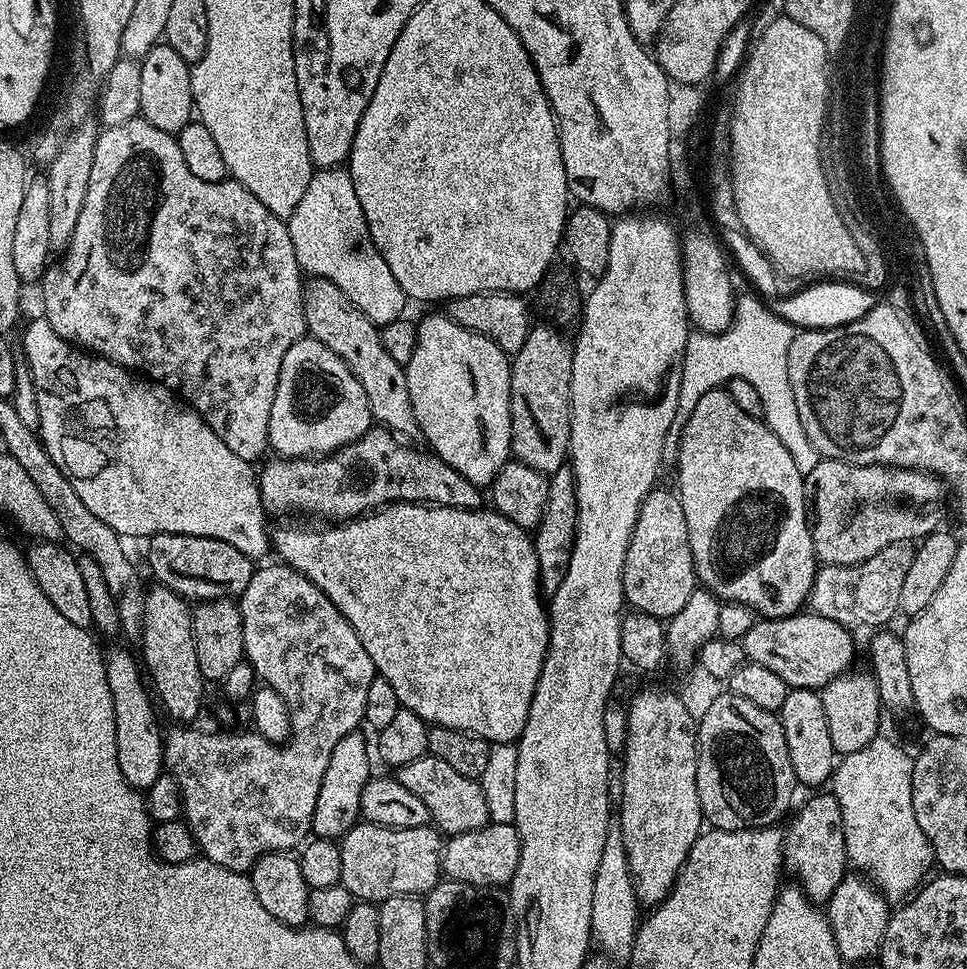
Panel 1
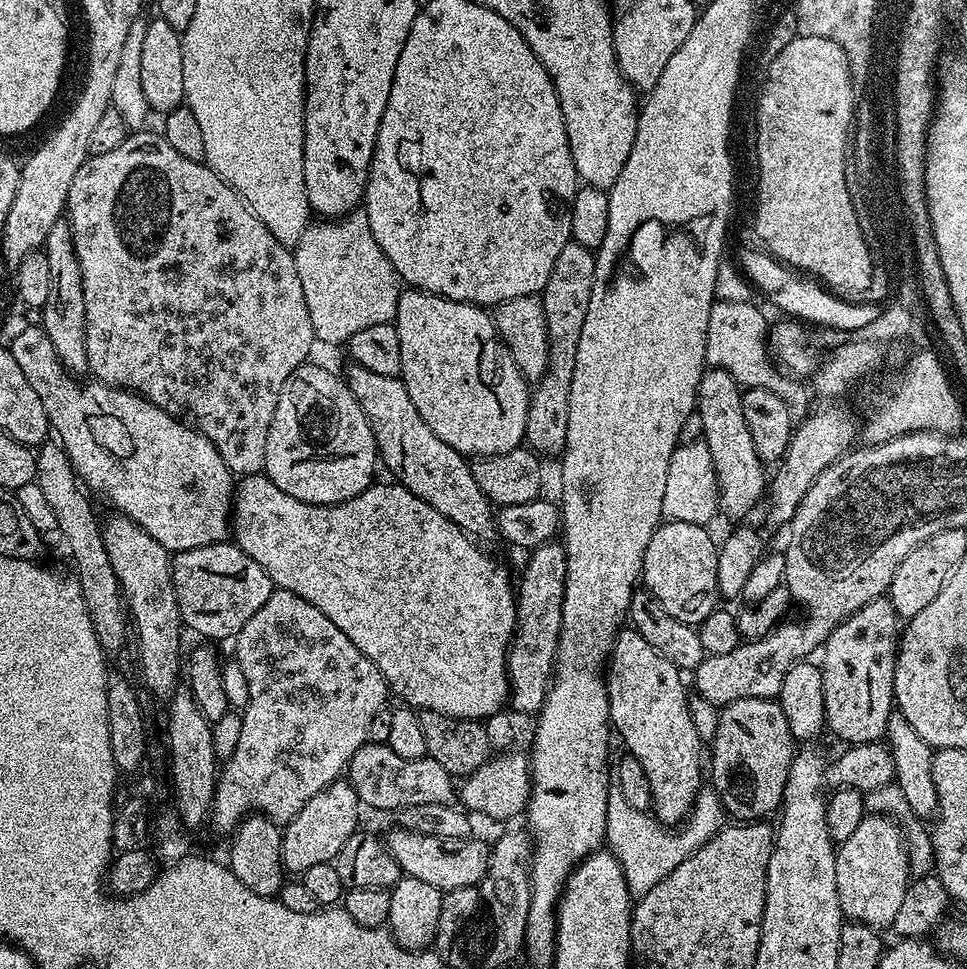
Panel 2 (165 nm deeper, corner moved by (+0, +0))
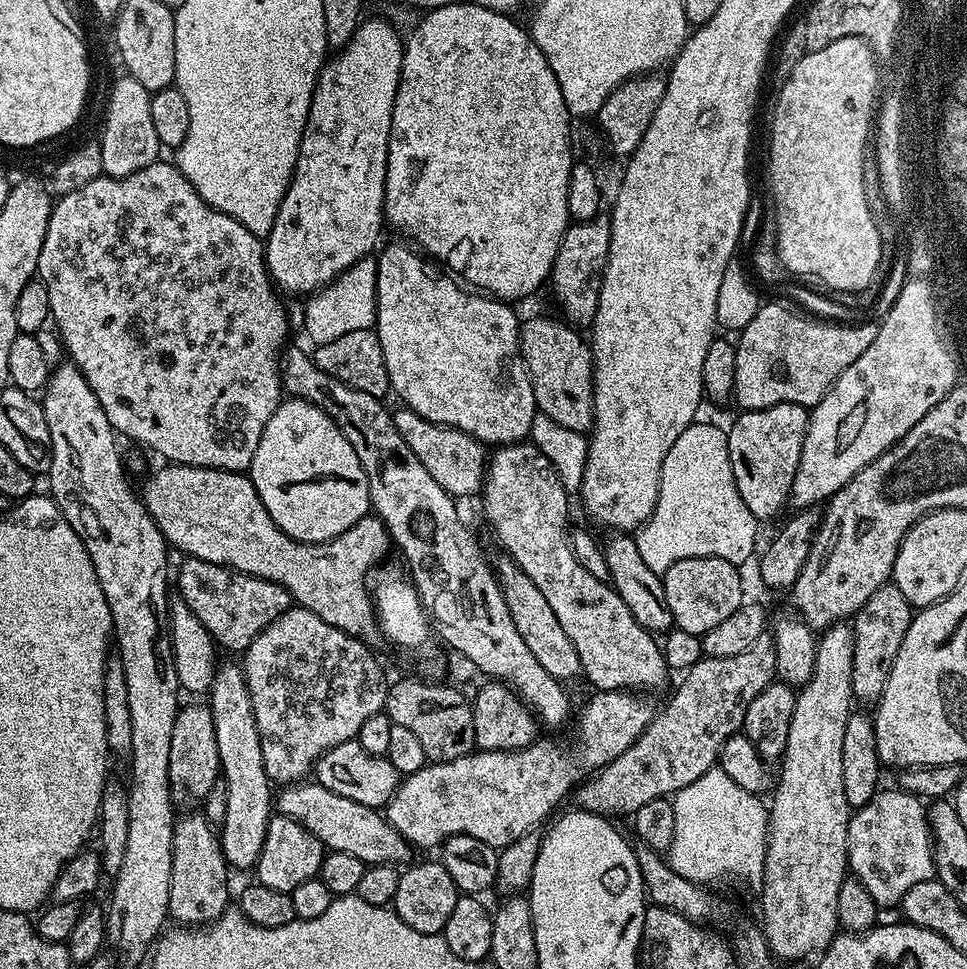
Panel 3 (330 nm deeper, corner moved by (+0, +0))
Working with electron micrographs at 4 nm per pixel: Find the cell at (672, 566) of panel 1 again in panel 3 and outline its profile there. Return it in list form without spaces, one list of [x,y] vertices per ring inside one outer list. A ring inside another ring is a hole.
[[[716,557],[682,558],[662,573],[666,602],[670,606],[672,623],[677,629],[701,637],[714,630],[718,622],[730,618],[738,606],[745,603],[741,569]]]

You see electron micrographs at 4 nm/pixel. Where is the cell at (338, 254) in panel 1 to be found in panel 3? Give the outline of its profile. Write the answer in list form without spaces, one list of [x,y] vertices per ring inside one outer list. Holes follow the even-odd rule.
[[[372,258],[360,260],[347,268],[337,280],[331,280],[323,288],[307,297],[308,305],[304,308],[304,332],[312,339],[313,345],[334,342],[334,338],[342,338],[342,334],[350,334],[353,330],[372,328],[376,322],[376,261]]]

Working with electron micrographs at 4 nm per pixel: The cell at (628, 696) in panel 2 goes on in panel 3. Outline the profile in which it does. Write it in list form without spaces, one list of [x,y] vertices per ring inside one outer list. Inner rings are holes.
[[[531,442],[518,444],[505,444],[497,447],[491,453],[486,464],[484,477],[484,516],[501,544],[503,551],[520,569],[538,586],[538,590],[546,598],[550,610],[558,617],[562,630],[574,642],[574,650],[578,650],[580,671],[583,679],[593,684],[593,689],[601,692],[618,692],[621,690],[639,690],[649,694],[655,688],[660,688],[668,680],[670,669],[664,660],[663,647],[658,643],[657,637],[639,624],[626,610],[626,602],[616,593],[611,583],[604,583],[594,578],[589,570],[578,562],[572,549],[568,527],[568,500],[570,494],[562,486],[558,474],[550,466],[550,458],[542,454]]]

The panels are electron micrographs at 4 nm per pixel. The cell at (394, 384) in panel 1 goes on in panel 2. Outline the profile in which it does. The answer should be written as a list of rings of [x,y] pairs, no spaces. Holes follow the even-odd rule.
[[[355,362],[349,365],[348,376],[346,375],[347,386],[354,394],[358,406],[362,406],[370,422],[370,430],[376,439],[379,463],[383,467],[385,464],[392,471],[391,479],[401,484],[406,490],[410,490],[410,494],[422,498],[422,502],[434,506],[438,514],[450,518],[450,522],[457,524],[461,530],[477,541],[496,540],[498,535],[494,508],[486,498],[486,494],[478,490],[478,482],[474,482],[471,463],[466,459],[464,453],[446,446],[446,442],[442,442],[442,438],[438,438],[438,434],[434,434],[434,430],[430,430],[430,426],[422,422],[422,414],[418,414],[418,406],[414,406],[403,380],[399,376],[374,374],[374,370],[366,370],[361,364]]]

